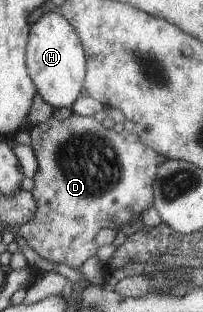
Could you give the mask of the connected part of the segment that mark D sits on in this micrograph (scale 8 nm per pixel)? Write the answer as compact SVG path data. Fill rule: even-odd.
M76 113L65 120L49 118L30 127L28 133L37 162L30 192L35 202L35 213L29 222L18 227L17 234L39 257L78 271L87 258L97 253L95 235L101 228L119 229L123 224L140 218L141 213L152 206L151 182L164 158L141 144L132 129L114 132L103 128L93 117L85 118Z

